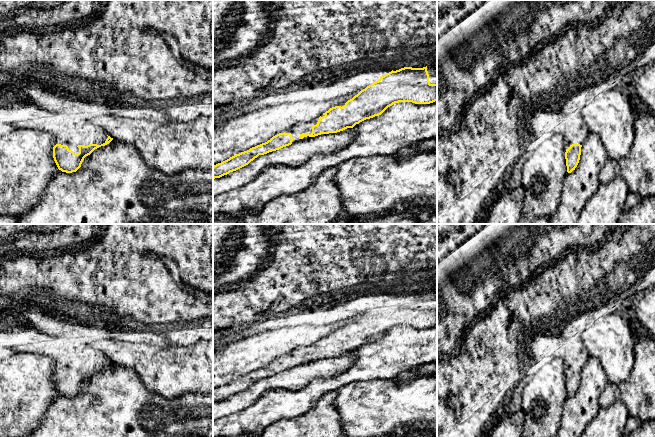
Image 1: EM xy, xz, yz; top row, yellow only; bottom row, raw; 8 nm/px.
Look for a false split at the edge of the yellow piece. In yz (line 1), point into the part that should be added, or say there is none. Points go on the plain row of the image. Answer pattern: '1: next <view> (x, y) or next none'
1: next none

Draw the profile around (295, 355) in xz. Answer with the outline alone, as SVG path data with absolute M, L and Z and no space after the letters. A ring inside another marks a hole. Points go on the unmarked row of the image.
M312 350L306 352L305 354L301 351L291 351L289 353L287 353L285 355L285 357L291 357L292 361L294 362L294 364L292 365L292 368L297 367L298 365L302 364L299 362L299 360L302 357L308 357L311 358L312 357Z

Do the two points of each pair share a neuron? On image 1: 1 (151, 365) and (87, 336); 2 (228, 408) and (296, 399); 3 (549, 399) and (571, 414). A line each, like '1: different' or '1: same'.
1: different
2: different
3: different

